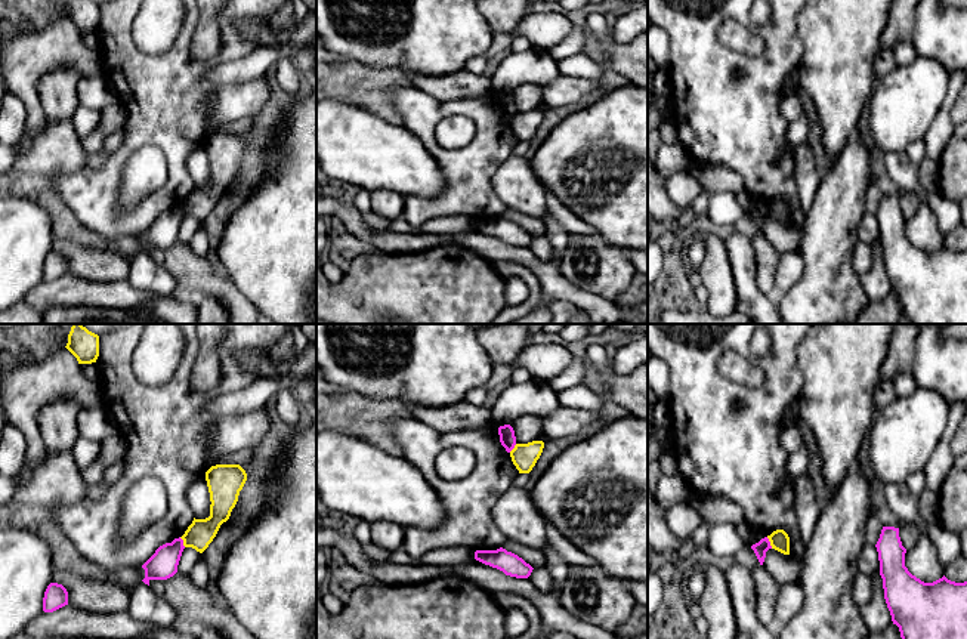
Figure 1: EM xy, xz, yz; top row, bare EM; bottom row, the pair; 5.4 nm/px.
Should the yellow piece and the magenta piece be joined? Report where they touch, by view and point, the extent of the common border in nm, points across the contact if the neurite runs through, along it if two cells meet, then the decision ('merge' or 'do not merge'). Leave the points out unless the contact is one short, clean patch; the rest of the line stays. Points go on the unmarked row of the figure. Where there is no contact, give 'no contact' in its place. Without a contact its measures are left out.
meets yellow in yz at (771, 212); contact 70 nm long; do not merge

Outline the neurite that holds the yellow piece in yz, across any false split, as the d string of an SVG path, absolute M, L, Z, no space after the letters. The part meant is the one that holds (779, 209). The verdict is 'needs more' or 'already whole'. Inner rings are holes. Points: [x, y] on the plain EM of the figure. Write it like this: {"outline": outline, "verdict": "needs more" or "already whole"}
{"outline": "M776 198L770 204L767 204L772 217L790 223L790 206L784 198Z", "verdict": "already whole"}

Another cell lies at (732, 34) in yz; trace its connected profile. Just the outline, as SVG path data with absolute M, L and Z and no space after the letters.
M725 21L719 30L719 38L735 52L759 55L763 52L763 38L736 21Z

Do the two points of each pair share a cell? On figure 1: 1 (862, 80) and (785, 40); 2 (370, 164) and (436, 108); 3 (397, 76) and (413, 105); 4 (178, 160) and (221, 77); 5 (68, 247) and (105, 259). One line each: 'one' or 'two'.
1: two
2: two
3: two
4: two
5: one

